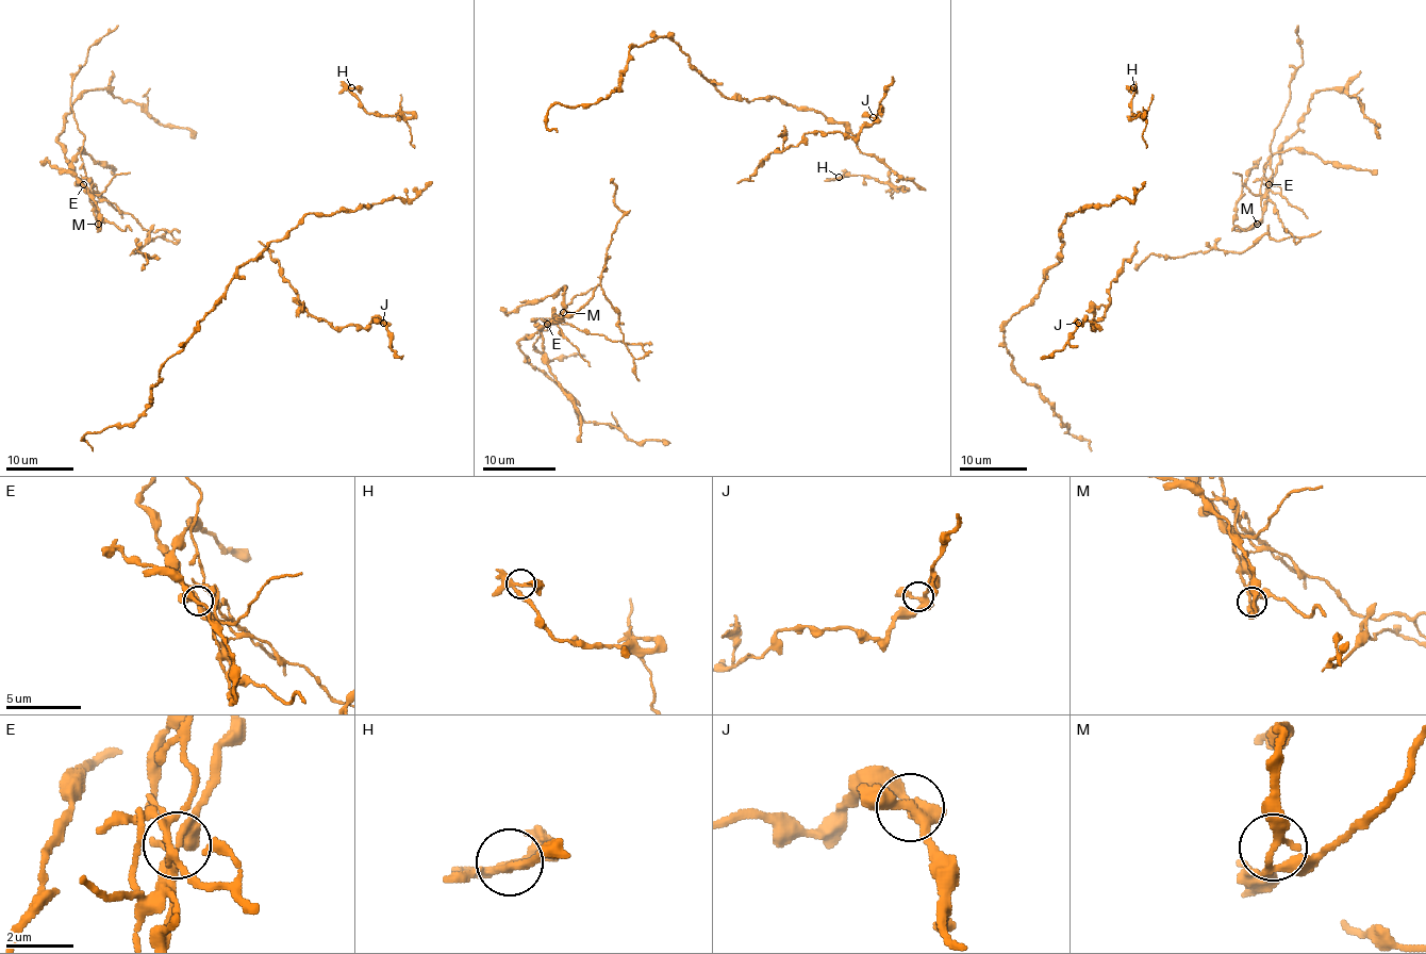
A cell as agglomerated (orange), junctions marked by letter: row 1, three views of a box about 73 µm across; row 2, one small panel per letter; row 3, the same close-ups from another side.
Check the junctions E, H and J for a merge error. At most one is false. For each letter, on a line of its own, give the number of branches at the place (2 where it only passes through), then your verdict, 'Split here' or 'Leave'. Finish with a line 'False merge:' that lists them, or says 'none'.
E: Branches: 3. Split here
H: Branches: 3. Leave
J: Branches: 3. Leave
False merge: E

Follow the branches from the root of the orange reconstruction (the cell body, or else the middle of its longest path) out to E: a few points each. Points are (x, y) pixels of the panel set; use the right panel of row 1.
E: (1172, 258), (1210, 249), (1242, 252), (1265, 234), (1277, 241), (1299, 241), (1284, 230), (1269, 200), (1269, 185)

